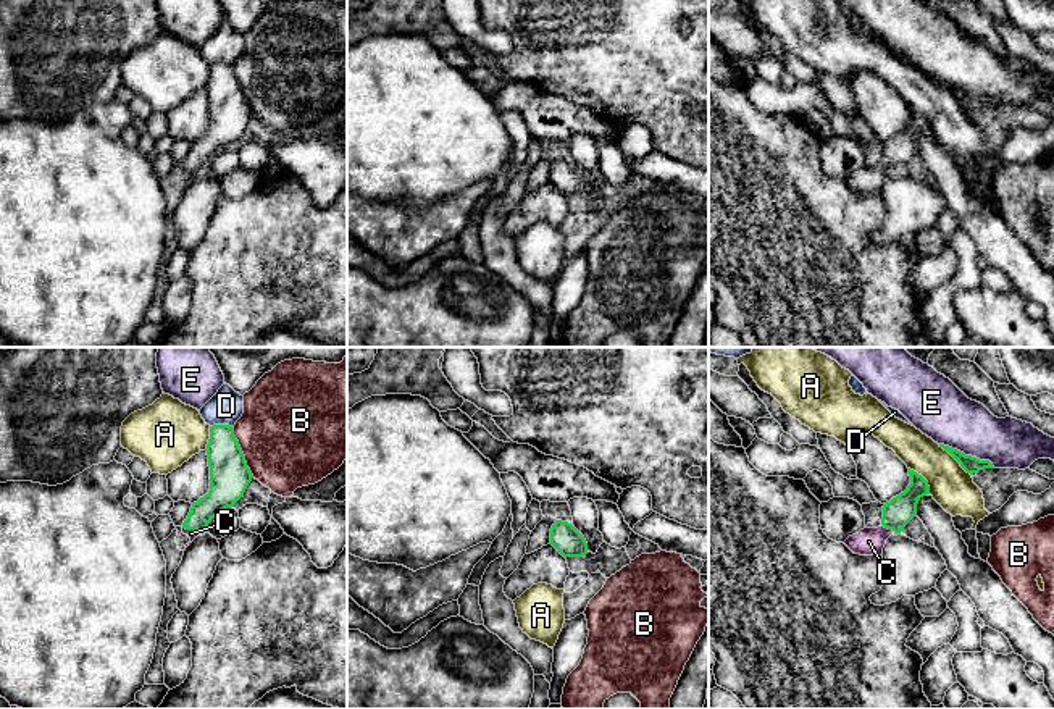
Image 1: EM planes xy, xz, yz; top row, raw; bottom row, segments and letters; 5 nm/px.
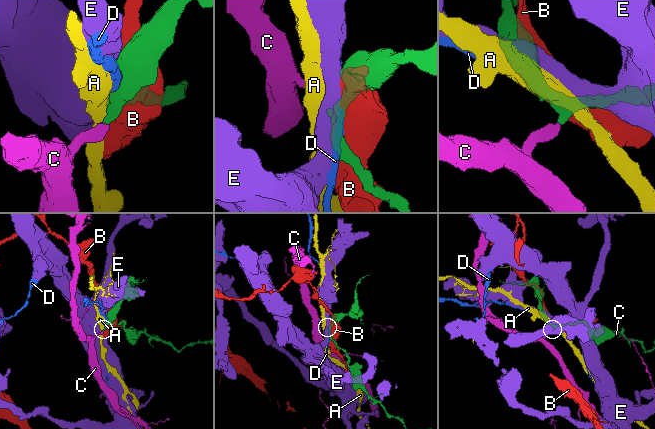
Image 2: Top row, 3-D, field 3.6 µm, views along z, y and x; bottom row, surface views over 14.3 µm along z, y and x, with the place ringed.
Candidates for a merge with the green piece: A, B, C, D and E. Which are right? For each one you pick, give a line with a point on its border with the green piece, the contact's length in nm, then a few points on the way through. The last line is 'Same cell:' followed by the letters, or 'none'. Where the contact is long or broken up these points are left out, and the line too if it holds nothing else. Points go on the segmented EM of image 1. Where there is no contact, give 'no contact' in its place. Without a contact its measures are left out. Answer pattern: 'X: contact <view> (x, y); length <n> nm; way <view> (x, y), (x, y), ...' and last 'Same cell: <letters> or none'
C: contact yz (890, 528); length 70 nm; way yz (899, 511), (890, 528), (869, 541)
Same cell: C

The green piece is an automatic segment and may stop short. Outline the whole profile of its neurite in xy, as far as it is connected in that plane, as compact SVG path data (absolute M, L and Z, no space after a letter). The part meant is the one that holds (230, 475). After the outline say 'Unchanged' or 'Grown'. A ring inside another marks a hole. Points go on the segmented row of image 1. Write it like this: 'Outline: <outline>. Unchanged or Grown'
Outline: M210 426L210 439L205 451L210 467L210 491L192 504L182 523L182 533L190 538L189 543L207 531L208 523L220 512L234 507L253 478L232 426Z. Grown

